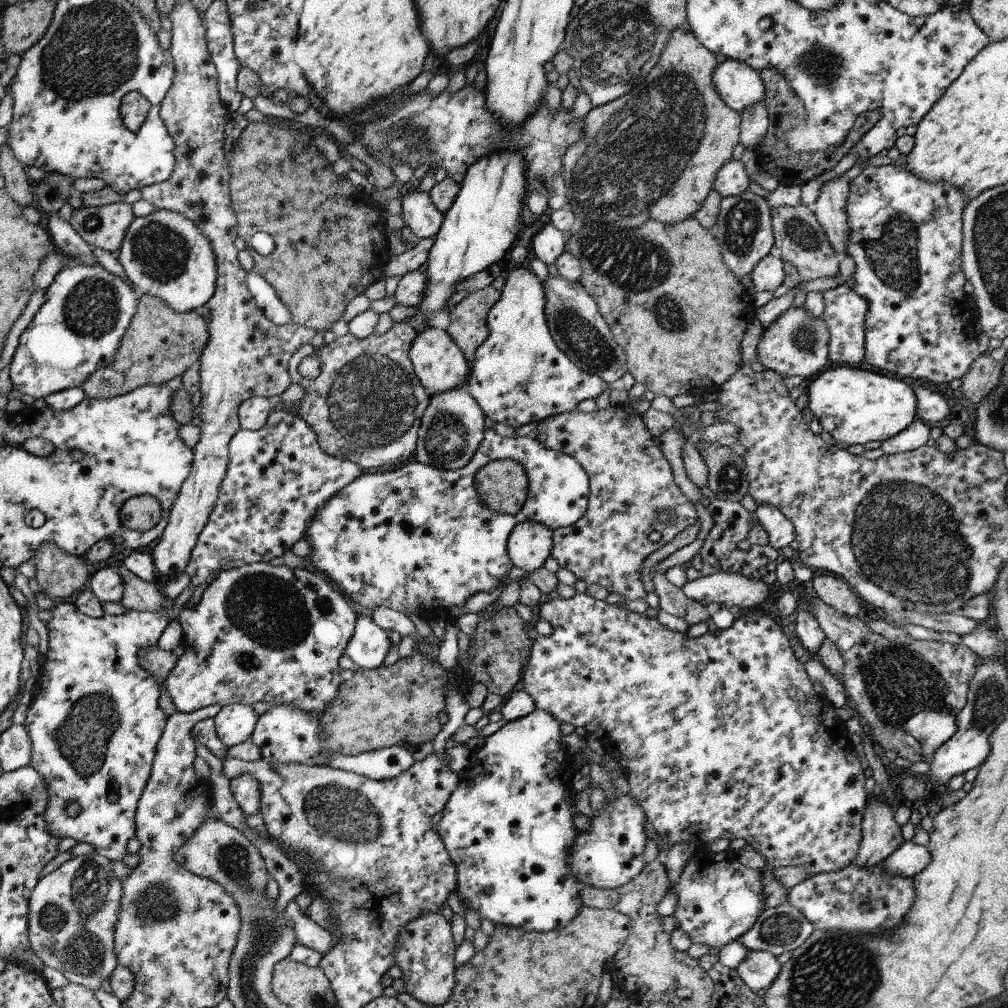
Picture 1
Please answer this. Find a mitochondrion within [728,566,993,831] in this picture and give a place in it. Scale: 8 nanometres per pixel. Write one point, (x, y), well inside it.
(903, 687)

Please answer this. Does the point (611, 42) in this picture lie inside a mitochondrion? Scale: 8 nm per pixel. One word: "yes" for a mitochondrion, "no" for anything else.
yes

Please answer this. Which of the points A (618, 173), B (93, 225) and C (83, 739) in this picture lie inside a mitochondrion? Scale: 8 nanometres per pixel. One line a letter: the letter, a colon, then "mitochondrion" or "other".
A: mitochondrion
B: mitochondrion
C: mitochondrion

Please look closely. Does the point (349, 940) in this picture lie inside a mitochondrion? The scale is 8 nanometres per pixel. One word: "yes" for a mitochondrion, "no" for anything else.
no

